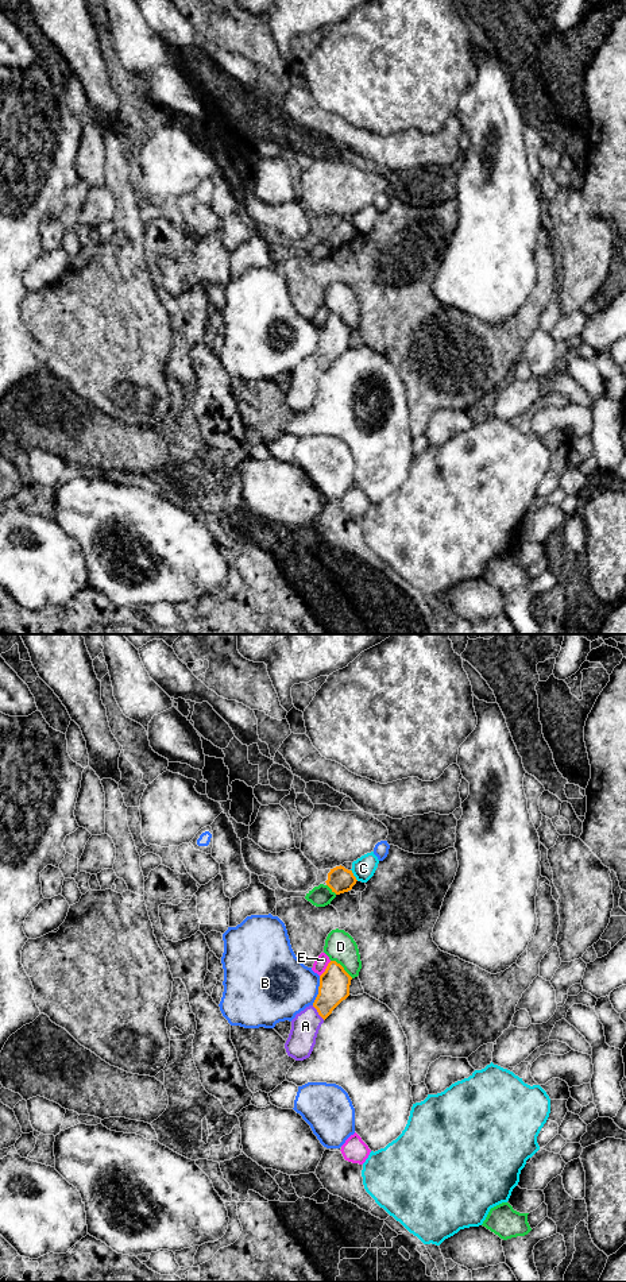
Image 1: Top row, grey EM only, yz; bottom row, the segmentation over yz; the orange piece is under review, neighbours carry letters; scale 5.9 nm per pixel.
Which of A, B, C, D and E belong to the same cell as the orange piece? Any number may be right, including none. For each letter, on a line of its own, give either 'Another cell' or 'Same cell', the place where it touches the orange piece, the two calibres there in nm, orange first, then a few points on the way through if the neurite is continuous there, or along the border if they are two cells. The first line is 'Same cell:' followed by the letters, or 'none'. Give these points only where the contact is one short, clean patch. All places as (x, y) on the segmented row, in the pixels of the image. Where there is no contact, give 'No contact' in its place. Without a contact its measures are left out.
Same cell: A
A: Same cell. Touches orange at yz (317, 1011). Thickness 180 nm (orange) against 170 nm. Path across: yz (335, 981), (331, 995), (317, 1011), (305, 1026)
B: Another cell. Touches orange at yz (319, 991). Thickness 180 nm (orange) against 400 nm
C: Another cell. Touches orange at yz (352, 875). Thickness 150 nm (orange) against 140 nm
D: Another cell. Touches orange at yz (342, 966). Thickness 180 nm (orange) against 180 nm
E: Another cell. Touches orange at yz (325, 969). Thickness 180 nm (orange) against 80 nm

